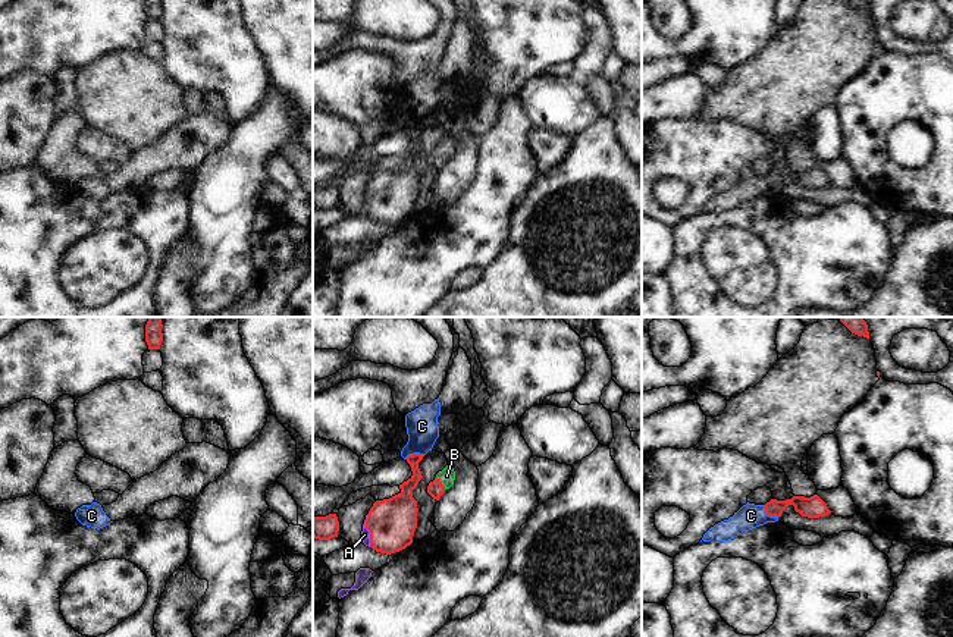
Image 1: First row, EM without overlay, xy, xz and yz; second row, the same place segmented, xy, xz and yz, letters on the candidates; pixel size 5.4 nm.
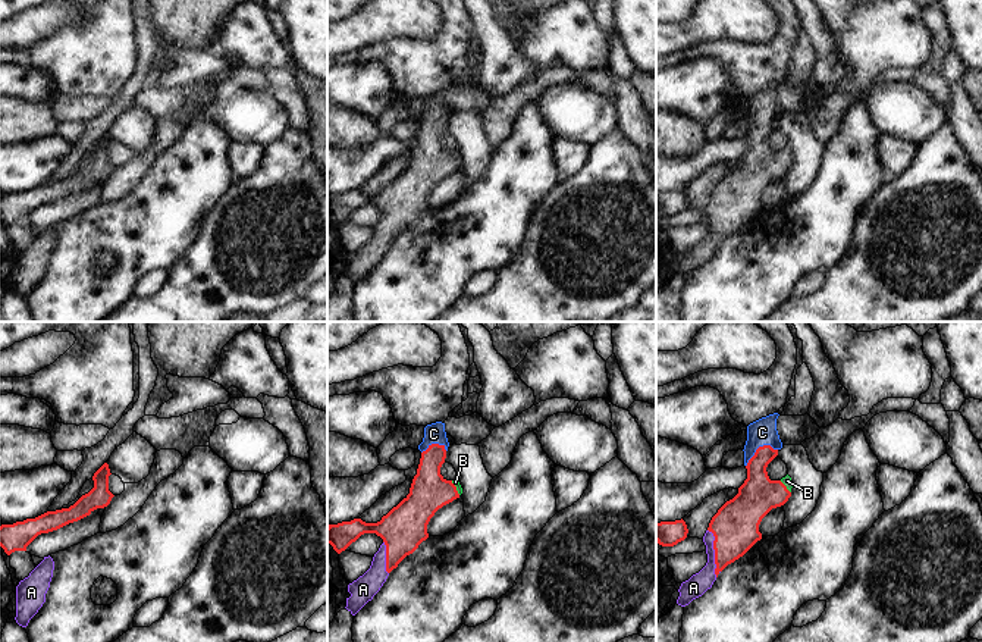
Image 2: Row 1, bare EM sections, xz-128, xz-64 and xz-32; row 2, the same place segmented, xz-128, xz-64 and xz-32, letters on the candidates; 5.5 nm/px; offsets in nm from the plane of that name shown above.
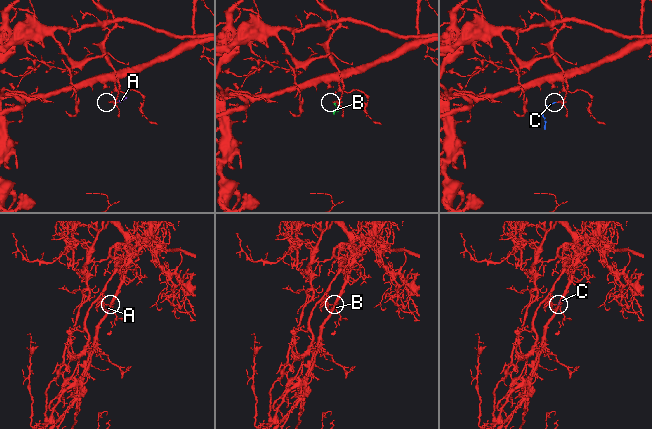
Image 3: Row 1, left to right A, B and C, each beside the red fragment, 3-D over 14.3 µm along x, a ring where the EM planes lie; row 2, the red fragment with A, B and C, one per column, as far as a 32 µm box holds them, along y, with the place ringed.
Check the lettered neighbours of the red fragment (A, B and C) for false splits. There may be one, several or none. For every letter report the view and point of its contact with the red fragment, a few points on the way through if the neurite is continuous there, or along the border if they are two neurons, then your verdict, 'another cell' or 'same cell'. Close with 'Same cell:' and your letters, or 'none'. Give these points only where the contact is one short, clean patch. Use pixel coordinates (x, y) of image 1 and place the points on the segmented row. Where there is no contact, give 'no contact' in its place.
A: meets red in xz at (369, 530); runs through xz (392, 521), (383, 530), (369, 530), (364, 534); same cell
B: meets red in xz at (441, 483); runs through xz (435, 489), (441, 483), (447, 476); same cell
C: meets red in yz at (768, 514); runs through yz (812, 507), (786, 502), (768, 514), (751, 515); same cell
Same cell: A, B, C

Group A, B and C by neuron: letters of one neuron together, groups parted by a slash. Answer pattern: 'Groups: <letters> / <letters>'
Groups: A B C

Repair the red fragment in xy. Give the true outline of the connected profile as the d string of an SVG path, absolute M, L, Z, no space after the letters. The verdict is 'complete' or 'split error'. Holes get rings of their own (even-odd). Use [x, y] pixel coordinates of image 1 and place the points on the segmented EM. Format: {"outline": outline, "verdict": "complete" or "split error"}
{"outline": "M150 317L145 324L145 342L148 345L148 349L160 349L160 345L163 342L163 333L162 333L162 318L160 317Z", "verdict": "complete"}

